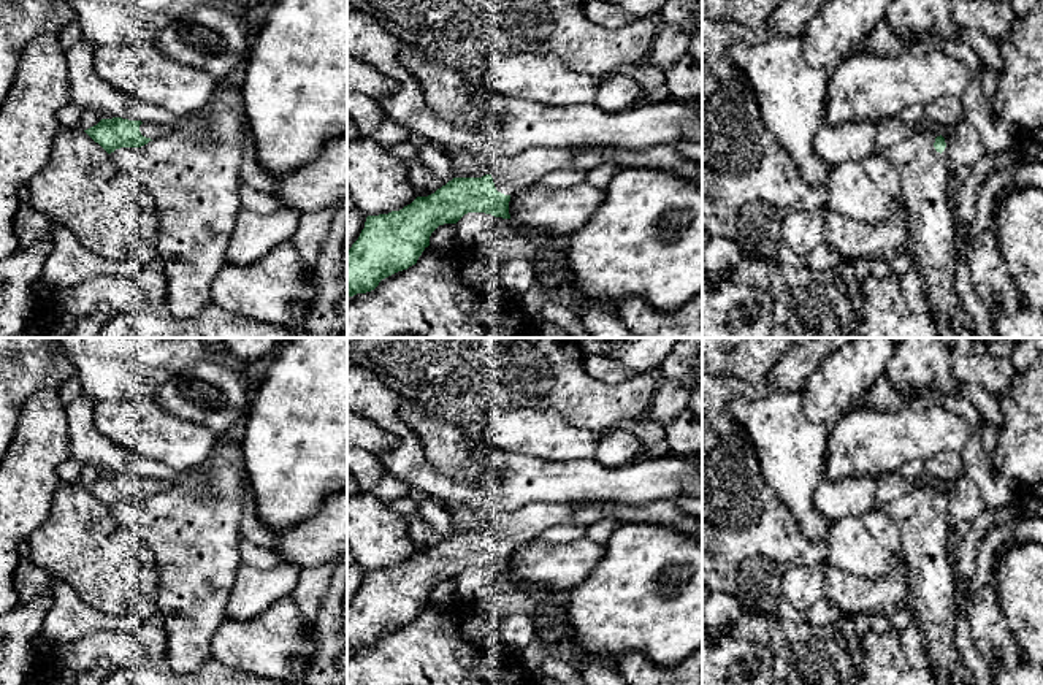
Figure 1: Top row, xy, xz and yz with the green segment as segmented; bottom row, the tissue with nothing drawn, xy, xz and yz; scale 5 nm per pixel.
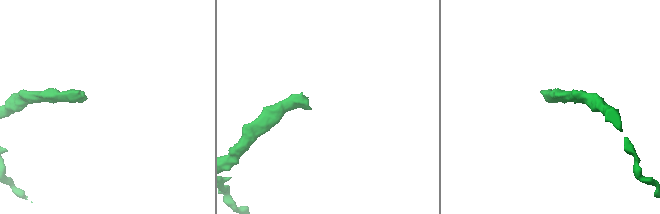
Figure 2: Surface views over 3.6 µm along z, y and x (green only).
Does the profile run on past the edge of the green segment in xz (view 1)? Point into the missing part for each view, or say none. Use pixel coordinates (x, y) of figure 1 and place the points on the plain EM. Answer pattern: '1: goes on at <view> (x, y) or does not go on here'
1: goes on at xz (525, 524)

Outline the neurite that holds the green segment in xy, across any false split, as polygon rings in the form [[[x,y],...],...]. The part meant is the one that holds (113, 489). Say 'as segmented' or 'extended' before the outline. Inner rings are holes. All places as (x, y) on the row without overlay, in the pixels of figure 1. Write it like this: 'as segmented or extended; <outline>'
extended; [[[122,473],[101,474],[97,480],[84,485],[108,509],[120,503],[141,503],[149,496],[171,487],[171,482],[128,476]]]

